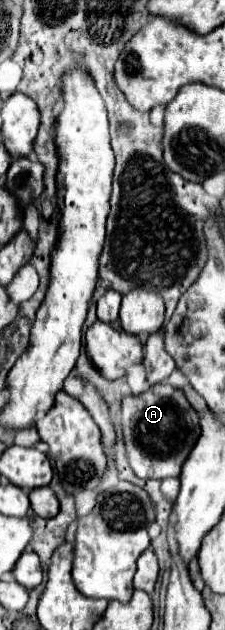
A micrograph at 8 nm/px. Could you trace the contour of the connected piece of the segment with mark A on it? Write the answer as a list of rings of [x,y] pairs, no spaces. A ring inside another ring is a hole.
[[[160,382],[140,396],[128,396],[122,402],[122,432],[128,460],[138,478],[170,478],[180,476],[182,462],[200,436],[198,414],[186,400],[184,392]]]

